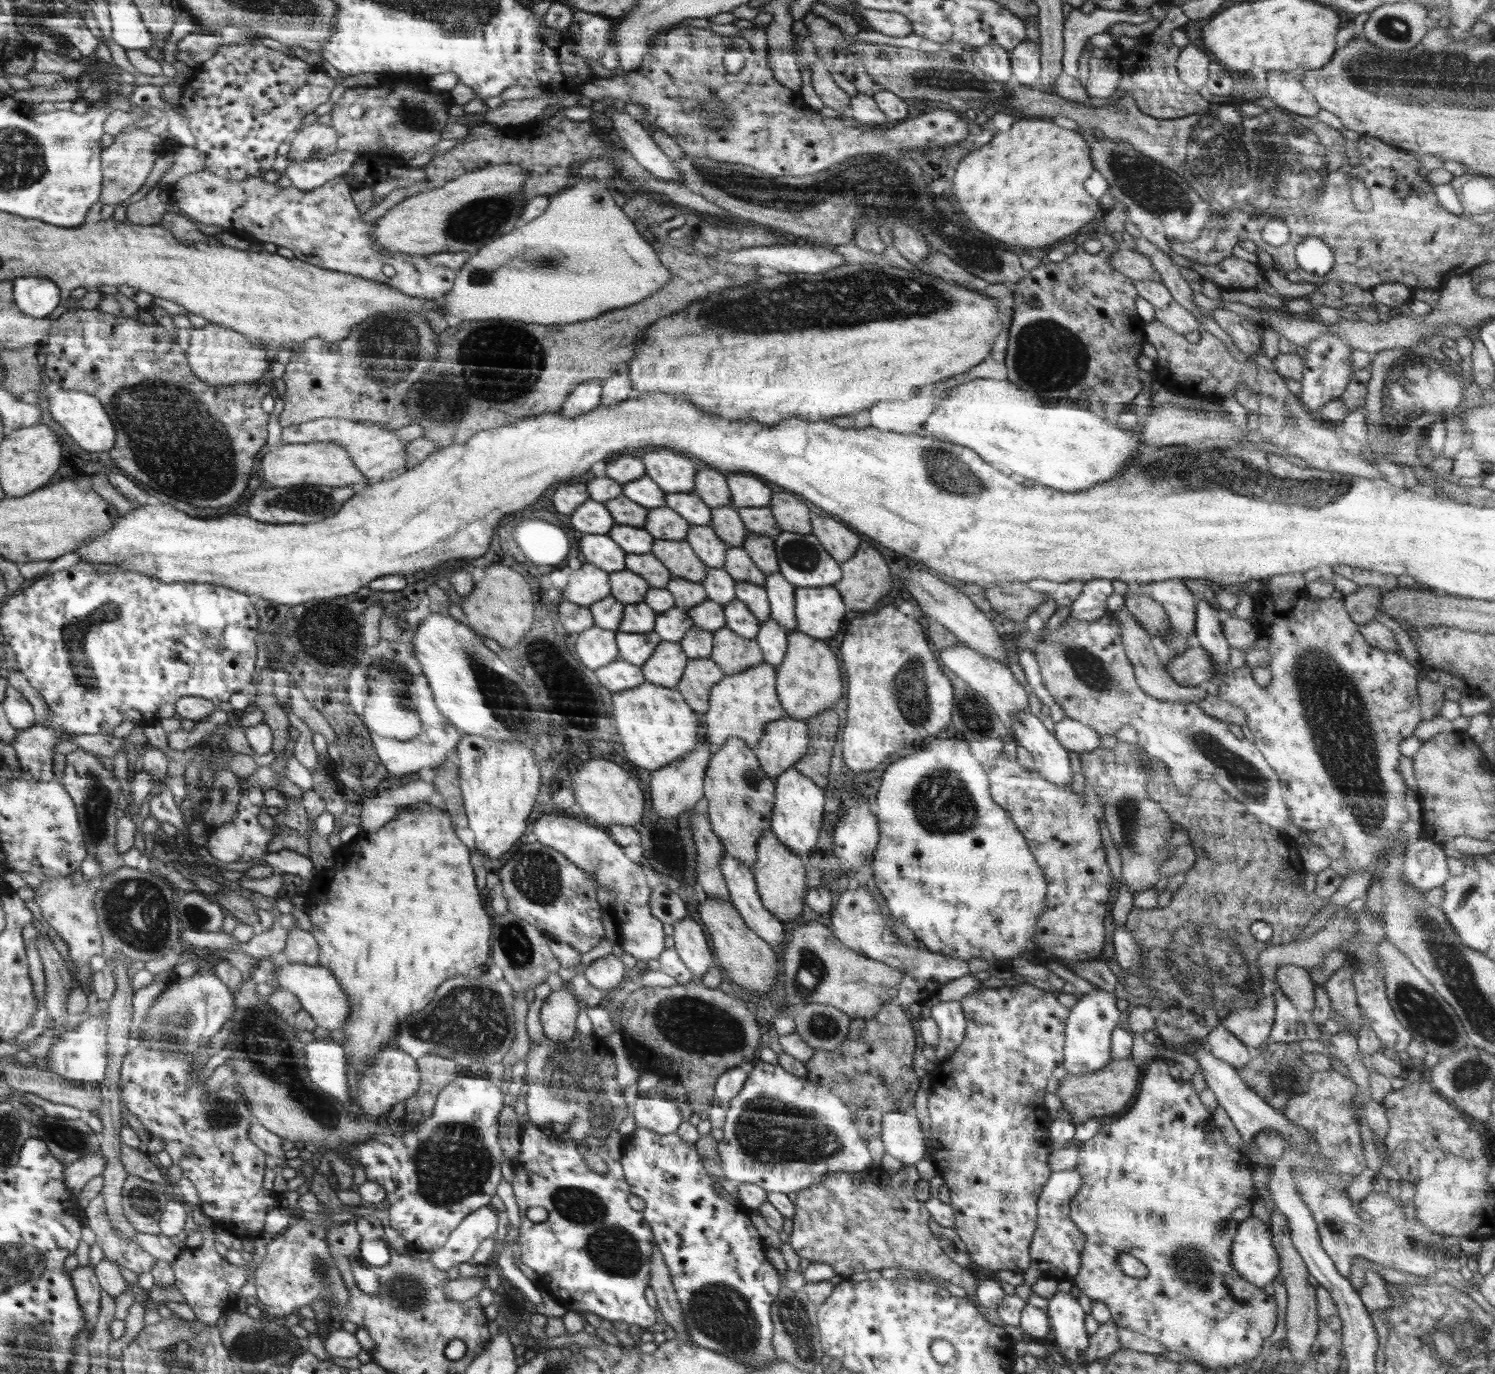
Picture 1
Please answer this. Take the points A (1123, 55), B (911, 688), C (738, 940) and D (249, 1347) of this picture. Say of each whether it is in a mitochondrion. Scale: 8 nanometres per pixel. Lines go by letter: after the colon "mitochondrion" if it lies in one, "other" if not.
A: other
B: mitochondrion
C: other
D: mitochondrion

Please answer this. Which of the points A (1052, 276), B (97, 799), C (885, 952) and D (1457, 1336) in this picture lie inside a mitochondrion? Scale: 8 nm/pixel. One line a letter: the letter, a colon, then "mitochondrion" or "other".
A: other
B: mitochondrion
C: other
D: mitochondrion

